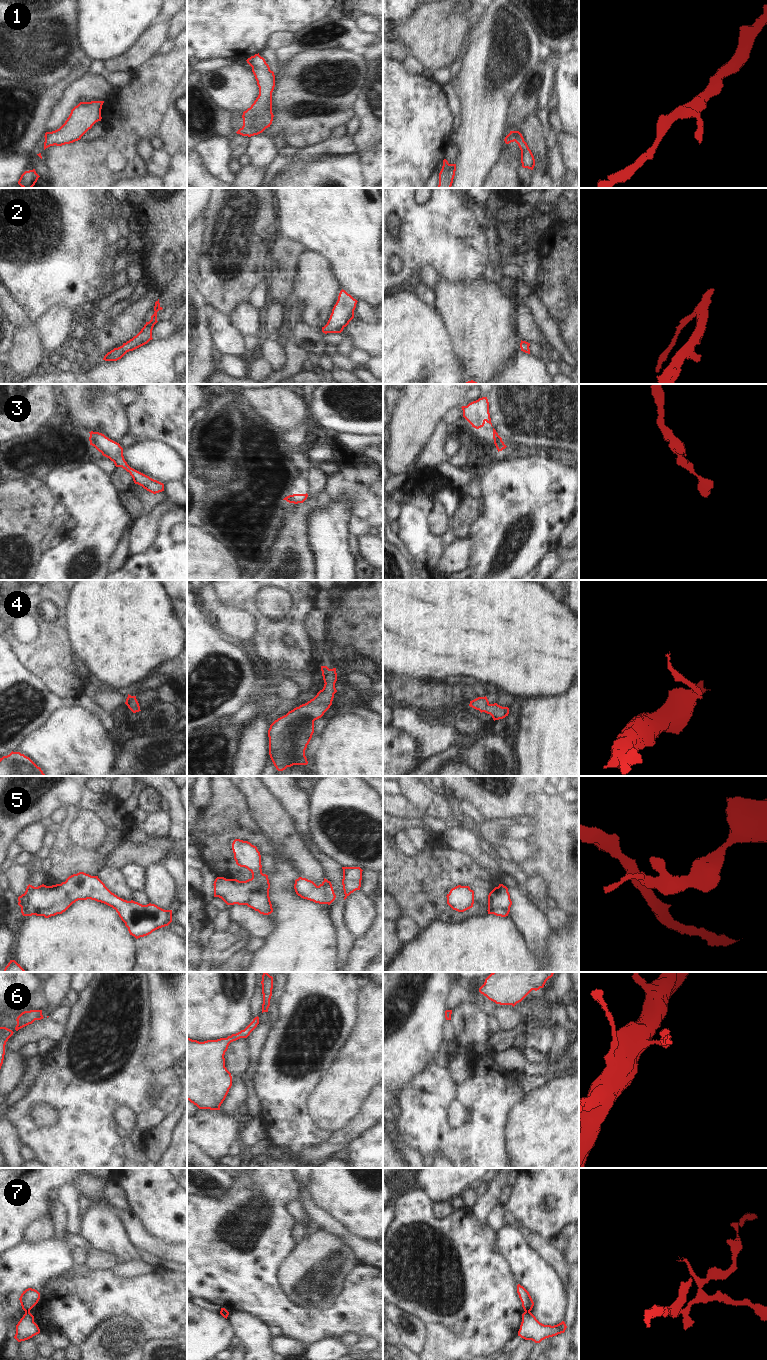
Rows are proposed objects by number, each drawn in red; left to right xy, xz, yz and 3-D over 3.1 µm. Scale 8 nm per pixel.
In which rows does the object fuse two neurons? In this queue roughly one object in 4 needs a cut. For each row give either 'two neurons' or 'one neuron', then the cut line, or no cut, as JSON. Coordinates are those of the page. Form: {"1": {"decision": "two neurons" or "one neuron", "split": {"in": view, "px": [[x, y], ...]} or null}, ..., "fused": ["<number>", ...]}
{"1": {"decision": "one neuron", "split": null}, "2": {"decision": "one neuron", "split": null}, "3": {"decision": "one neuron", "split": null}, "4": {"decision": "one neuron", "split": null}, "5": {"decision": "one neuron", "split": null}, "6": {"decision": "one neuron", "split": null}, "7": {"decision": "two neurons", "split": {"in": "xy", "px": [[25, 1311], [29, 1312]]}}, "fused": ["7"]}

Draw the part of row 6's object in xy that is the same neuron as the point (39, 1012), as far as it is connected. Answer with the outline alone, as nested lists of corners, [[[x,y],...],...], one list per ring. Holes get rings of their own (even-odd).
[[[42,1010],[24,1011],[16,1019],[17,1025],[15,1030],[18,1031],[23,1027],[32,1024],[35,1020],[41,1020],[43,1018]]]

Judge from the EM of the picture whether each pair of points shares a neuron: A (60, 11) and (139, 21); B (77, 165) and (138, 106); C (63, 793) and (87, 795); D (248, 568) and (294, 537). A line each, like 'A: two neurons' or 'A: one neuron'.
A: two neurons
B: one neuron
C: two neurons
D: one neuron

